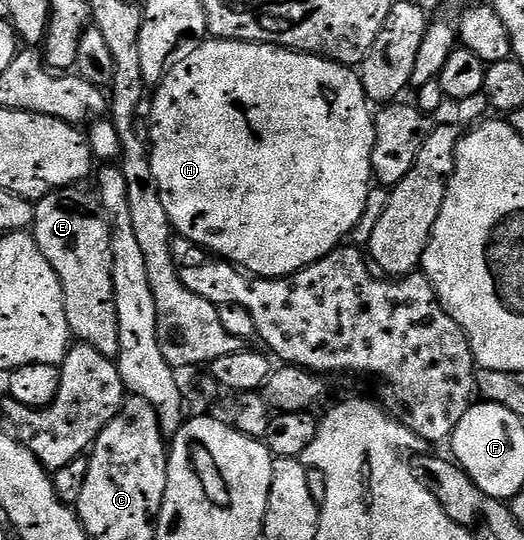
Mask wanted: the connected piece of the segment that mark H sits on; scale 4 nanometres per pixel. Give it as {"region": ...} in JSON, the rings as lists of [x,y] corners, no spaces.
{"region":[[[208,39],[197,47],[197,51],[185,55],[181,63],[167,70],[163,80],[154,86],[153,93],[155,98],[151,101],[149,136],[153,179],[157,179],[161,203],[165,203],[172,230],[178,236],[189,238],[194,245],[202,245],[212,254],[259,277],[291,277],[340,248],[346,242],[343,240],[358,227],[373,186],[371,156],[375,142],[375,119],[372,102],[368,101],[367,92],[363,90],[362,76],[354,68],[338,65],[325,57],[315,57],[311,53],[284,49],[276,44]]]}

